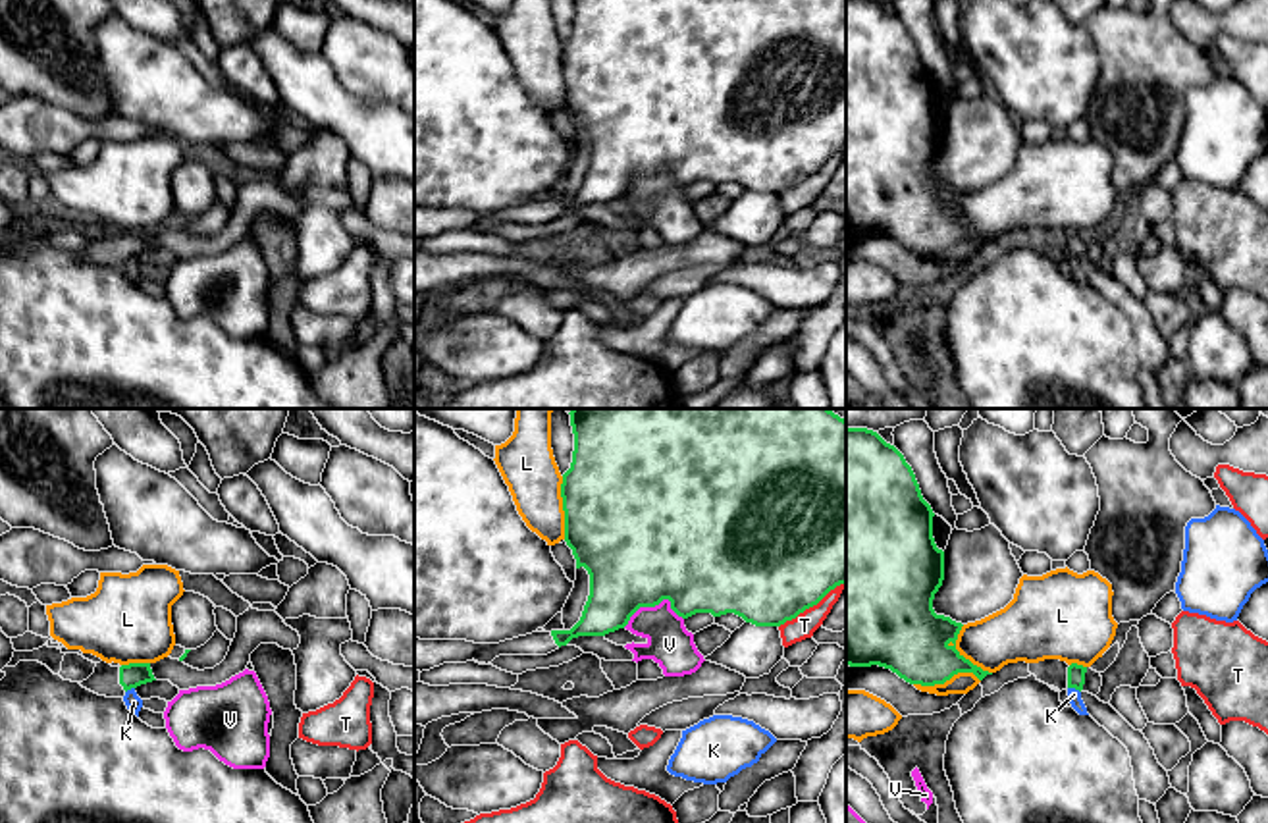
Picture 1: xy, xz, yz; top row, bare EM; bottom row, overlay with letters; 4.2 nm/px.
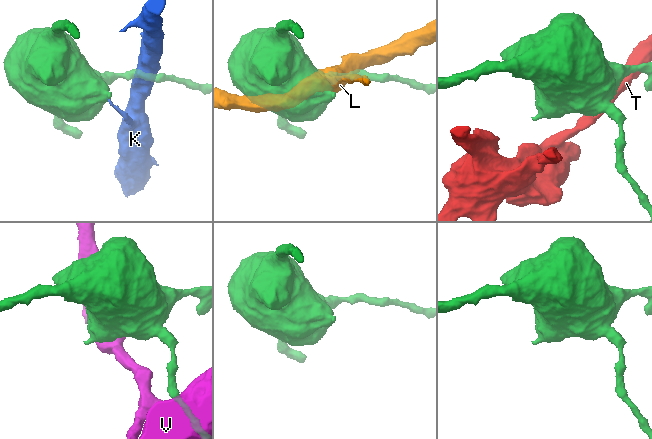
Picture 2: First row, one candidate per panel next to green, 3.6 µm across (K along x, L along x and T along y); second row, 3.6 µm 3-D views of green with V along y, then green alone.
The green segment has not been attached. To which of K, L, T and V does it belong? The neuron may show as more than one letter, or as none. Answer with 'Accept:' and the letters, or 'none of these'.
Accept: none of these

